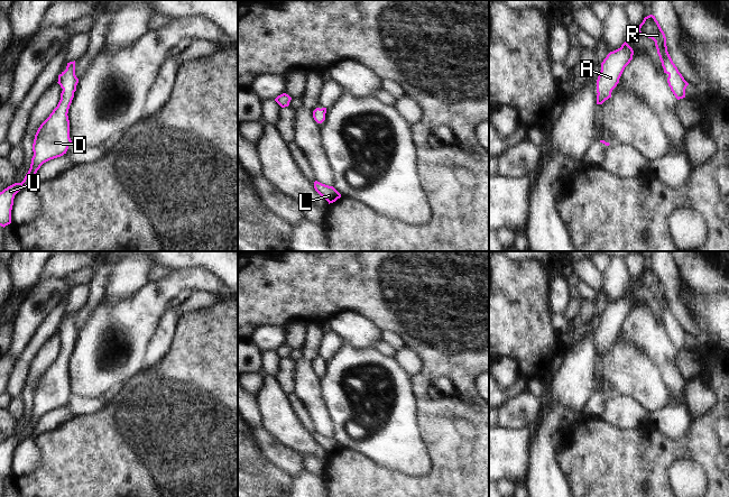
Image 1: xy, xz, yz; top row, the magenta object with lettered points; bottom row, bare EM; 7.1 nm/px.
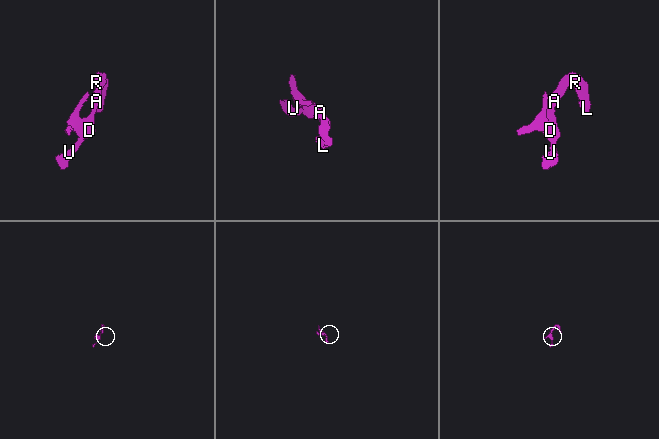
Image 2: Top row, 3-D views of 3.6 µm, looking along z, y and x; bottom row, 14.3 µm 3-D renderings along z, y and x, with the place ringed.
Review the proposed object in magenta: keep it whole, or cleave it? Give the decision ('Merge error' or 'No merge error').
No merge error.

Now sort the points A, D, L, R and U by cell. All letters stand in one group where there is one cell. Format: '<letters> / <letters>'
A D L R U

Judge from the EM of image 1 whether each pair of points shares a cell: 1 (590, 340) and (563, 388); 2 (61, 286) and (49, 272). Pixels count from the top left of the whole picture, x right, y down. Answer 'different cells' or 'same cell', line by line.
1: same cell
2: different cells

